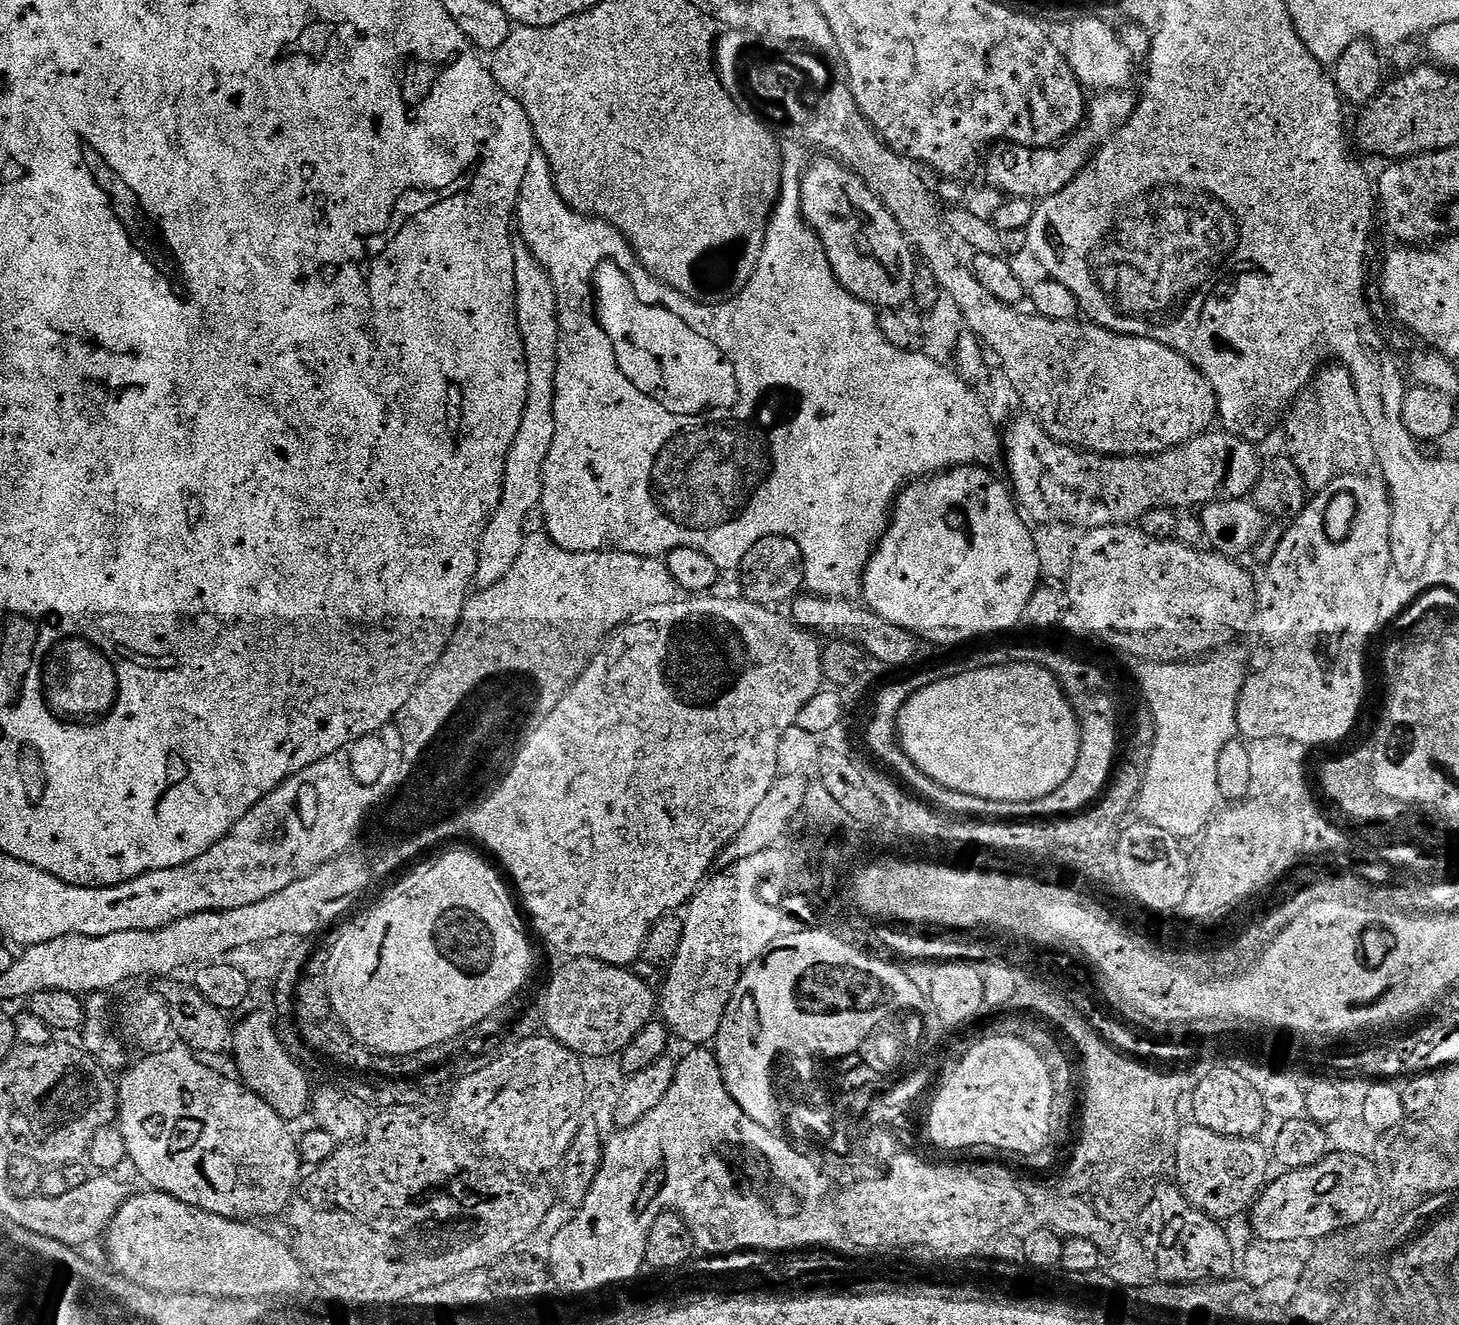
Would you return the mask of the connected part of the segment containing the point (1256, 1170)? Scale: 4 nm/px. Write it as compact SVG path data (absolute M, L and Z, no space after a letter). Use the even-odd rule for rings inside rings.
M1188 1123L1182 1132L1183 1137L1180 1139L1180 1147L1185 1150L1187 1155L1182 1162L1184 1174L1179 1177L1178 1184L1182 1191L1188 1192L1187 1203L1193 1206L1198 1205L1202 1210L1211 1213L1212 1204L1204 1199L1207 1196L1213 1196L1216 1200L1229 1200L1229 1204L1224 1208L1226 1219L1232 1220L1245 1211L1244 1216L1270 1183L1269 1177L1264 1177L1264 1172L1268 1172L1272 1168L1272 1156L1268 1153L1267 1146L1260 1138L1228 1137L1203 1123L1195 1124ZM1240 1156L1248 1156L1248 1161L1243 1164ZM1243 1168L1248 1173L1240 1172ZM1240 1192L1245 1192L1249 1197L1240 1196Z

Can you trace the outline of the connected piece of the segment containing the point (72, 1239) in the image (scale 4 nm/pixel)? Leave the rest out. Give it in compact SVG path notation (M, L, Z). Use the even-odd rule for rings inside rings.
M100 1174L82 1186L69 1188L66 1194L57 1198L46 1198L39 1194L30 1197L13 1196L14 1207L2 1214L16 1226L40 1237L62 1242L68 1247L83 1248L82 1246L96 1239L99 1241L105 1235L113 1216L129 1195L129 1189L126 1190L113 1175Z

